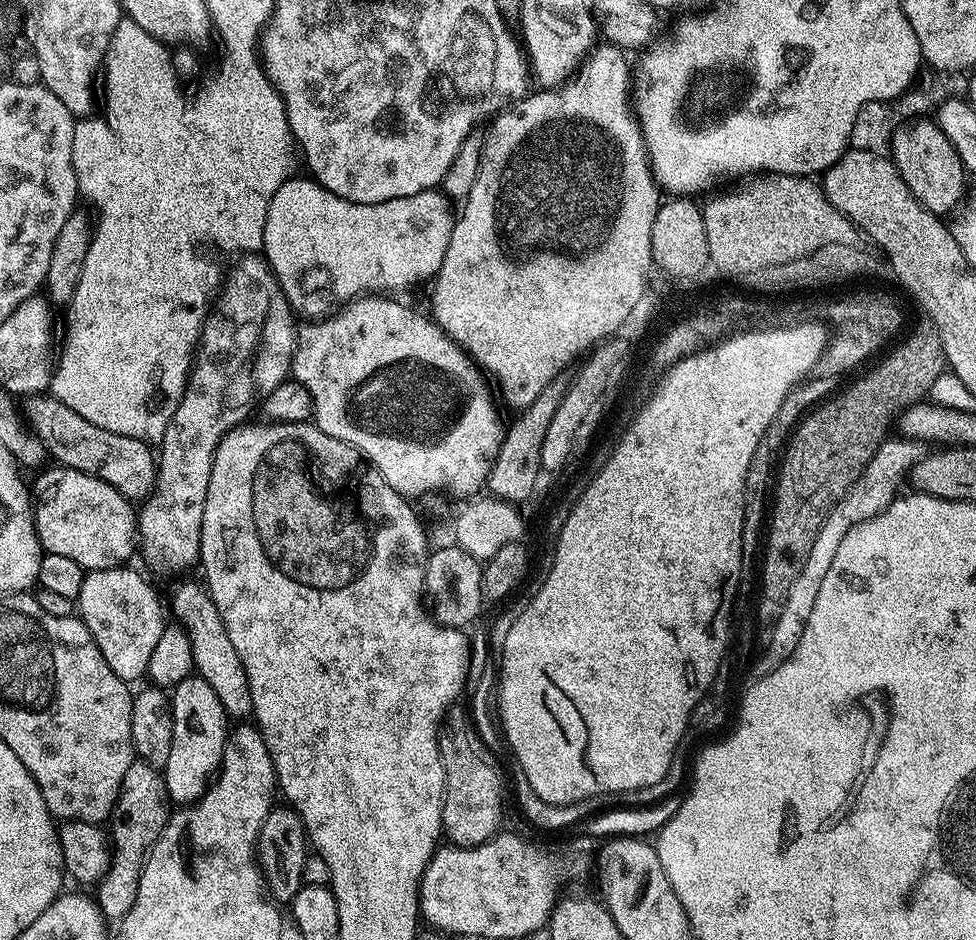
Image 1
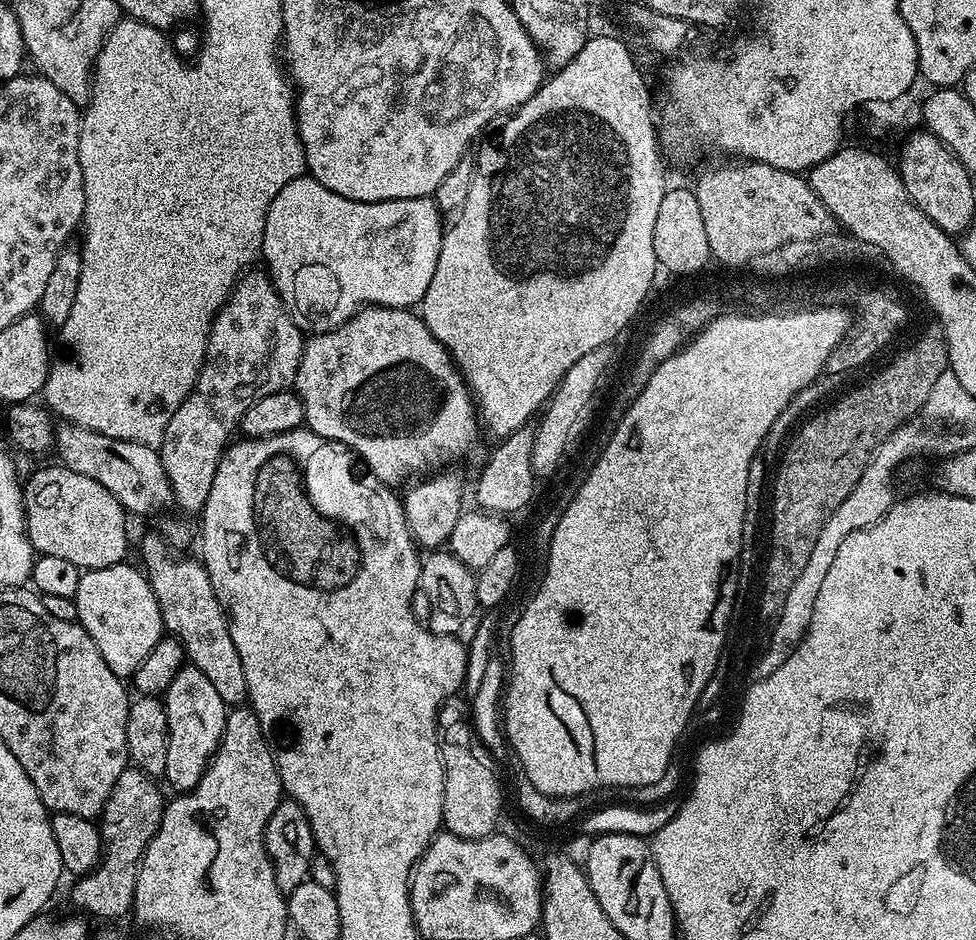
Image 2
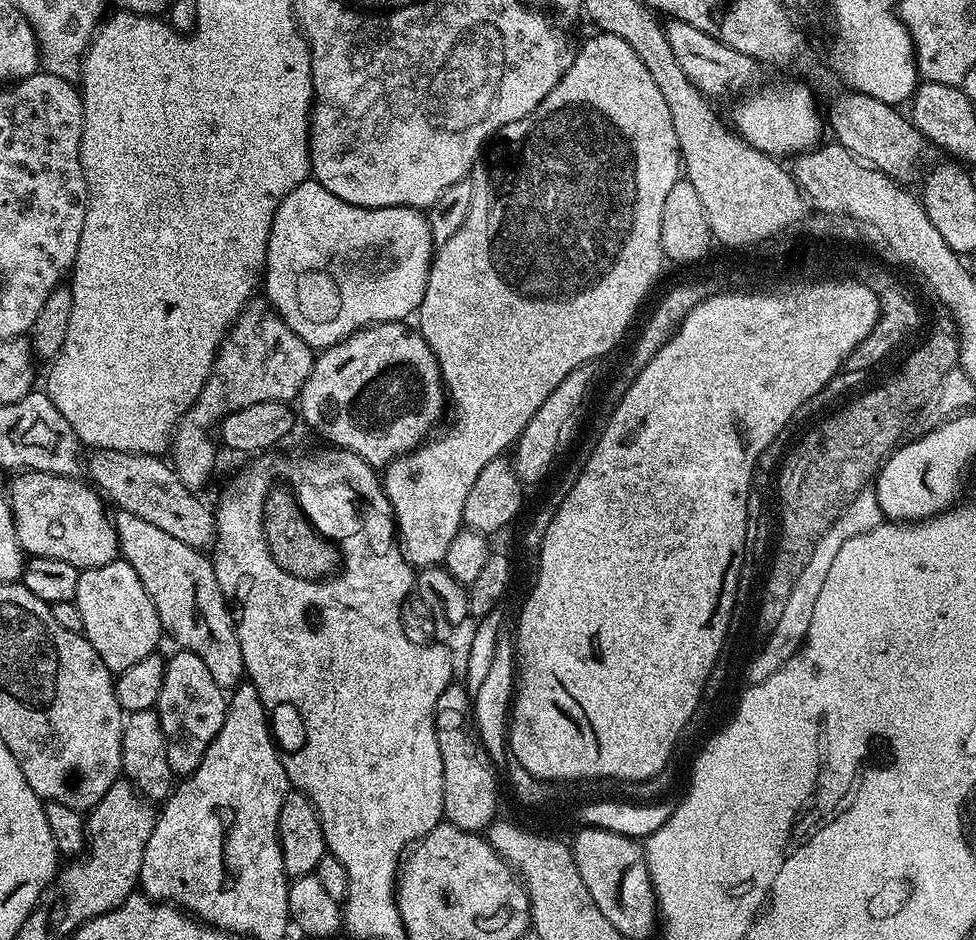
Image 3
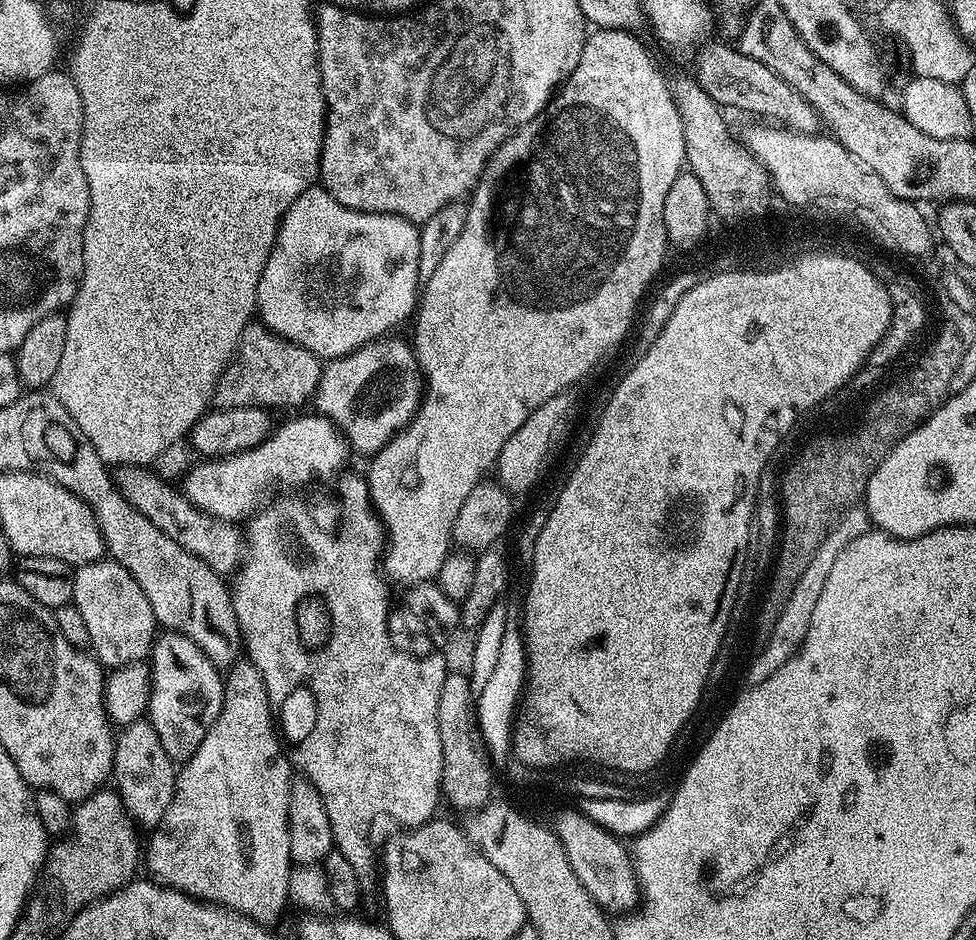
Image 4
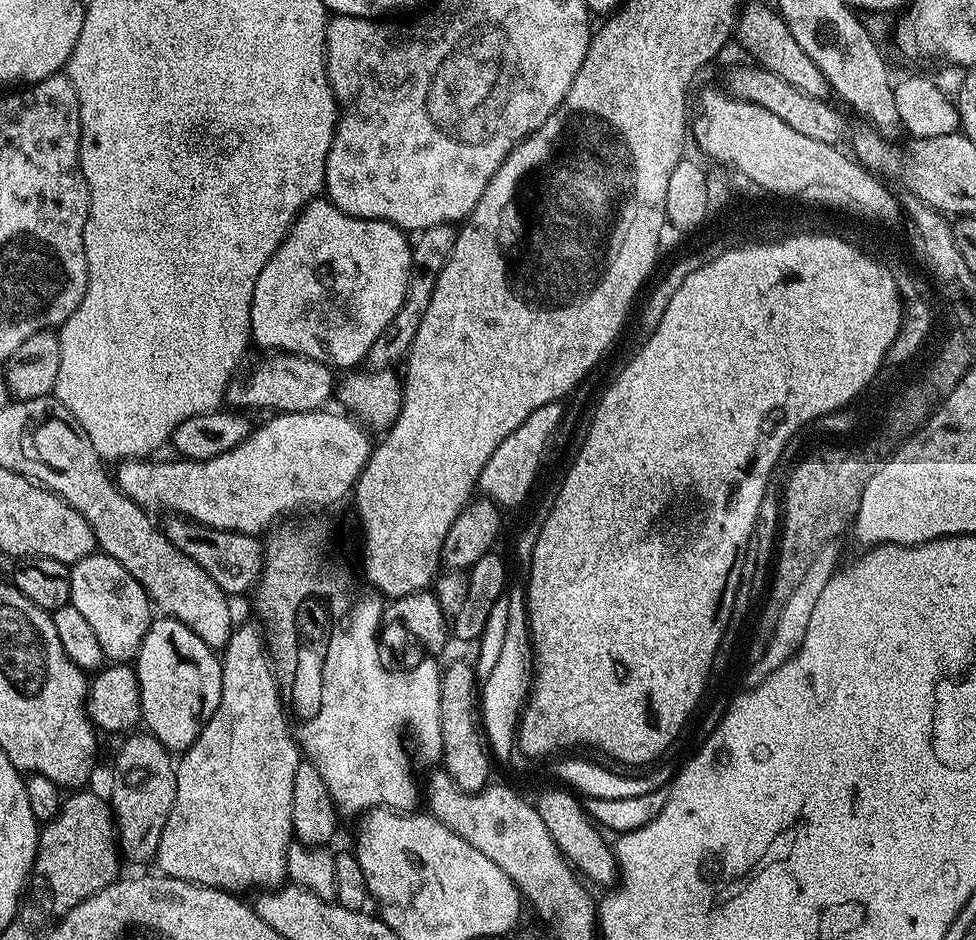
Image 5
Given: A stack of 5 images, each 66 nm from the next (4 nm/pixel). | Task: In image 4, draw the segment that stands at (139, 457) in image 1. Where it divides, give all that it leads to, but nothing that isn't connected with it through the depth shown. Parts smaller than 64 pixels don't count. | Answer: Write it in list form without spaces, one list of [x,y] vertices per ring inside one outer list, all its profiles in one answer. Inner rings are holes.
[[[148,466],[117,467],[114,472],[116,488],[124,495],[126,502],[134,506],[134,510],[146,514],[146,518],[150,518],[150,522],[154,522],[162,534],[166,534],[173,542],[178,542],[182,550],[202,558],[202,562],[206,562],[206,566],[210,566],[210,570],[218,575],[231,577],[244,562],[245,533],[241,529],[239,532],[235,523],[198,510],[198,506],[189,502],[177,485],[175,488],[174,485],[167,484],[158,473],[152,471],[156,470]]]

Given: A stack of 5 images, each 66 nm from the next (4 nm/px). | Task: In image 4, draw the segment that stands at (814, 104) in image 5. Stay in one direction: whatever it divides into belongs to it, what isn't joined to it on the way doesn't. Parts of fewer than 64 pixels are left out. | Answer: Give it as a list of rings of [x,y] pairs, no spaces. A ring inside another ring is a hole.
[[[712,40],[699,47],[695,53],[696,80],[716,104],[725,109],[736,108],[750,114],[758,114],[775,123],[781,124],[789,131],[817,135],[821,129],[820,116],[817,111],[793,87],[784,82],[772,70],[740,54],[728,44]]]

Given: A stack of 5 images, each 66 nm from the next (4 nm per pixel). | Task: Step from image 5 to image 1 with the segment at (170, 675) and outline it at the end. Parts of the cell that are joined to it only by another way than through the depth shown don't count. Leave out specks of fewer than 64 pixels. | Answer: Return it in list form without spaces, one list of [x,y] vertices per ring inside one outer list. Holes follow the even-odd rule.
[[[198,675],[186,677],[181,684],[171,689],[172,725],[174,742],[170,742],[170,758],[162,765],[162,775],[166,782],[168,799],[173,805],[195,804],[209,784],[212,783],[224,757],[224,745],[230,735],[230,718],[218,702],[218,694],[206,686]]]

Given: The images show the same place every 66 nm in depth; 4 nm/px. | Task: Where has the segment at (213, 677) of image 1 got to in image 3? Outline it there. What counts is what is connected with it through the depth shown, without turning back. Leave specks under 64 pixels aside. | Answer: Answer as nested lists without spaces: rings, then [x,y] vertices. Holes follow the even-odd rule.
[[[117,511],[114,523],[120,543],[119,555],[134,566],[134,574],[142,578],[142,586],[146,586],[146,594],[150,594],[154,610],[158,610],[161,629],[167,635],[169,632],[173,642],[183,651],[198,654],[220,688],[231,690],[245,683],[236,621],[218,586],[218,578],[214,578],[211,559],[201,549],[178,542],[178,538],[166,534],[166,530],[158,530],[158,526],[129,512]]]

